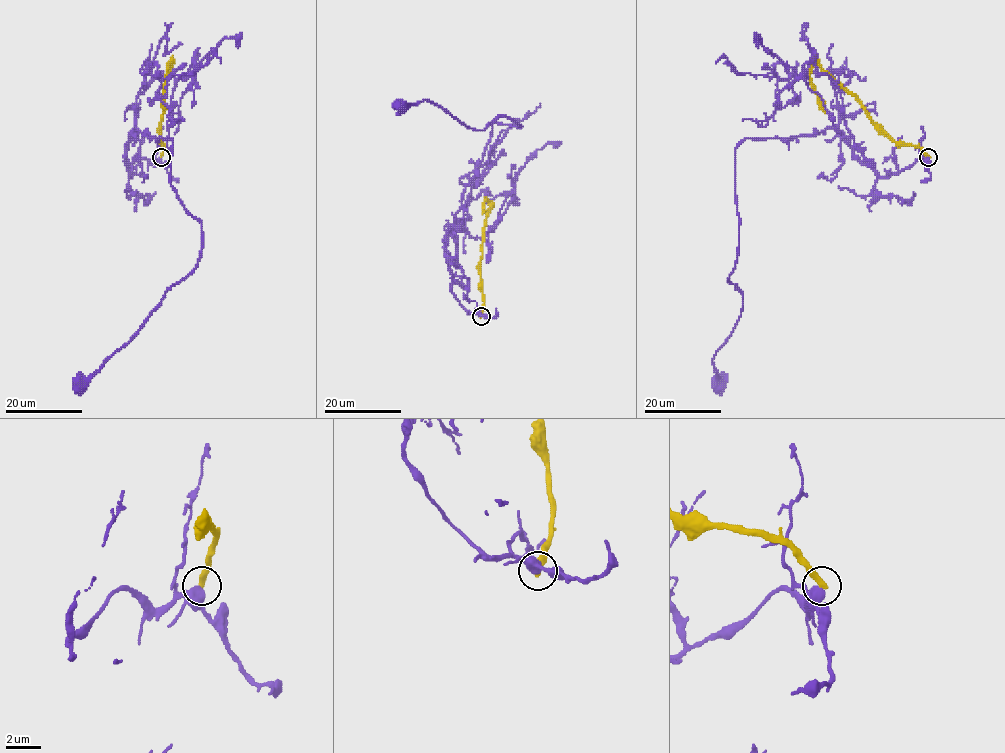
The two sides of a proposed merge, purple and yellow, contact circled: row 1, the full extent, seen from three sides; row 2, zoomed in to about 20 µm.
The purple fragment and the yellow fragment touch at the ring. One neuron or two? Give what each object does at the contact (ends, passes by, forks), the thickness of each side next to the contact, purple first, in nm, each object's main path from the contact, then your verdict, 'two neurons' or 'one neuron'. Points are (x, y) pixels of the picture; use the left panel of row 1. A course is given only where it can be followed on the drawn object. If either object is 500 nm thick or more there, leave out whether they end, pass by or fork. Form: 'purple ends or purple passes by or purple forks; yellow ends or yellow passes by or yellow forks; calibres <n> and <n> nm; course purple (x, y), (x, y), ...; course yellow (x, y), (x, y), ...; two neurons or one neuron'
calibres 600 and 400 nm; course purple (161, 157), (130, 177), (129, 133), (171, 138), (170, 183), (201, 222), (201, 257), (78, 381); course yellow (161, 157), (164, 148), (160, 133), (163, 85), (170, 63), (165, 74), (163, 113); two neurons

